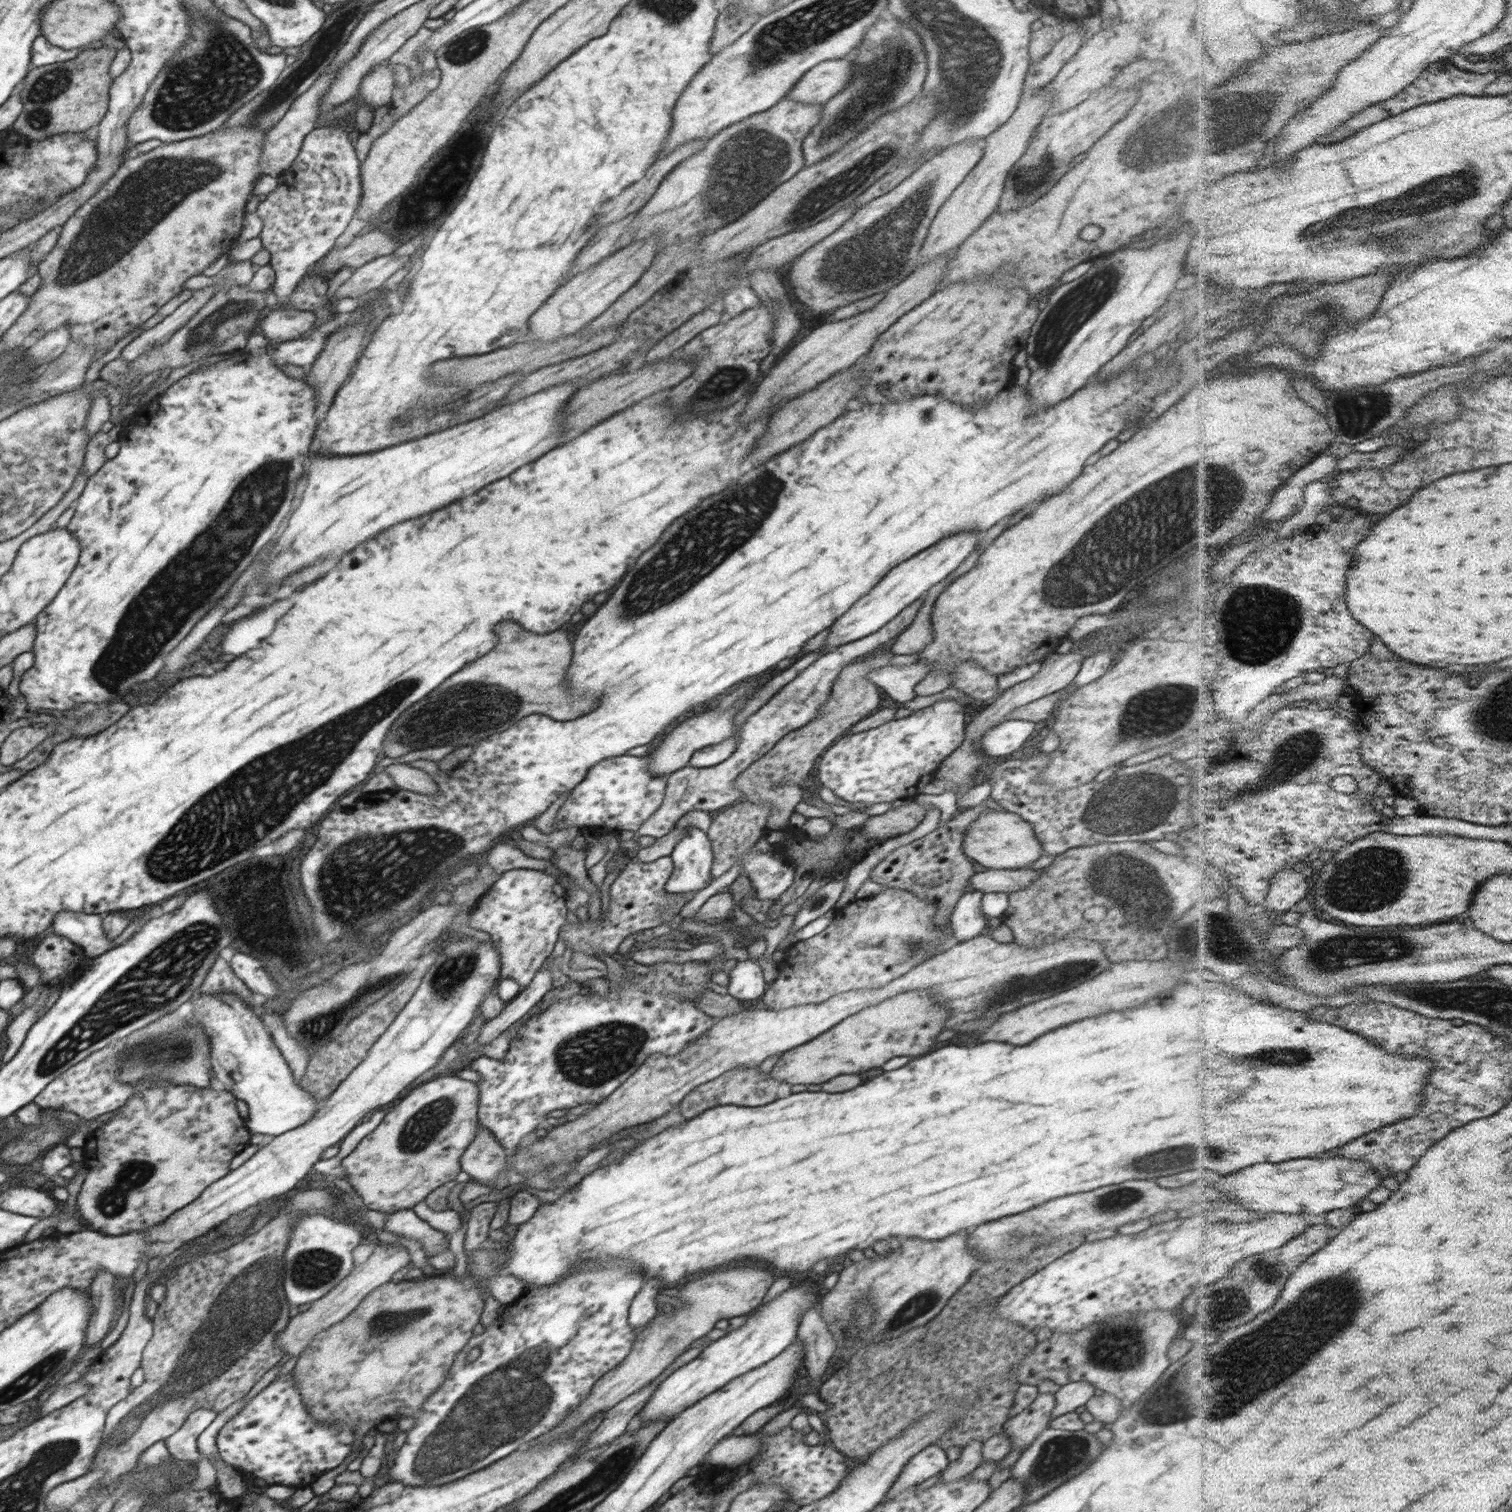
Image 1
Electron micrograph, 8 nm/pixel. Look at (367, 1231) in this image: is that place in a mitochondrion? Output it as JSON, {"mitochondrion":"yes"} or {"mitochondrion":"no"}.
{"mitochondrion":"no"}

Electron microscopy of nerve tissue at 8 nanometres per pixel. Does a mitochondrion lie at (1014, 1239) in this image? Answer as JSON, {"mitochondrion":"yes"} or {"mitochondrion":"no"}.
{"mitochondrion":"yes"}

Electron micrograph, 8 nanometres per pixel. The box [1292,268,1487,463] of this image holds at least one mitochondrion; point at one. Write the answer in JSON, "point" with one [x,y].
{"point":[1355,416]}

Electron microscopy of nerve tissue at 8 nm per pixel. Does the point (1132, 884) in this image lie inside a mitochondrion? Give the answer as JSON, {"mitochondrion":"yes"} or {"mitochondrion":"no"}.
{"mitochondrion":"yes"}

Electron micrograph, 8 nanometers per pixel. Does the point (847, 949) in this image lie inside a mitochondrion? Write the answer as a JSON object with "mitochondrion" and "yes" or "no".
{"mitochondrion":"no"}

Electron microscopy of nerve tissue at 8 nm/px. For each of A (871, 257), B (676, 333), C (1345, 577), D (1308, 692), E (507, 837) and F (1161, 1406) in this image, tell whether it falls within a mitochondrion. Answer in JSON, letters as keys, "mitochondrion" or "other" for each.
{"A":"mitochondrion","B":"other","C":"other","D":"other","E":"other","F":"mitochondrion"}

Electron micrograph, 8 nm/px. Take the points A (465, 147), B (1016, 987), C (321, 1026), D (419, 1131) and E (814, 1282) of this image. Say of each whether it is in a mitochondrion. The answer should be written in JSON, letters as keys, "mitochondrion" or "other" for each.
{"A":"other","B":"mitochondrion","C":"mitochondrion","D":"mitochondrion","E":"other"}

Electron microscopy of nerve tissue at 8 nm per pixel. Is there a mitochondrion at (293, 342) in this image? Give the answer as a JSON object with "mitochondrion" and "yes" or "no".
{"mitochondrion":"no"}

